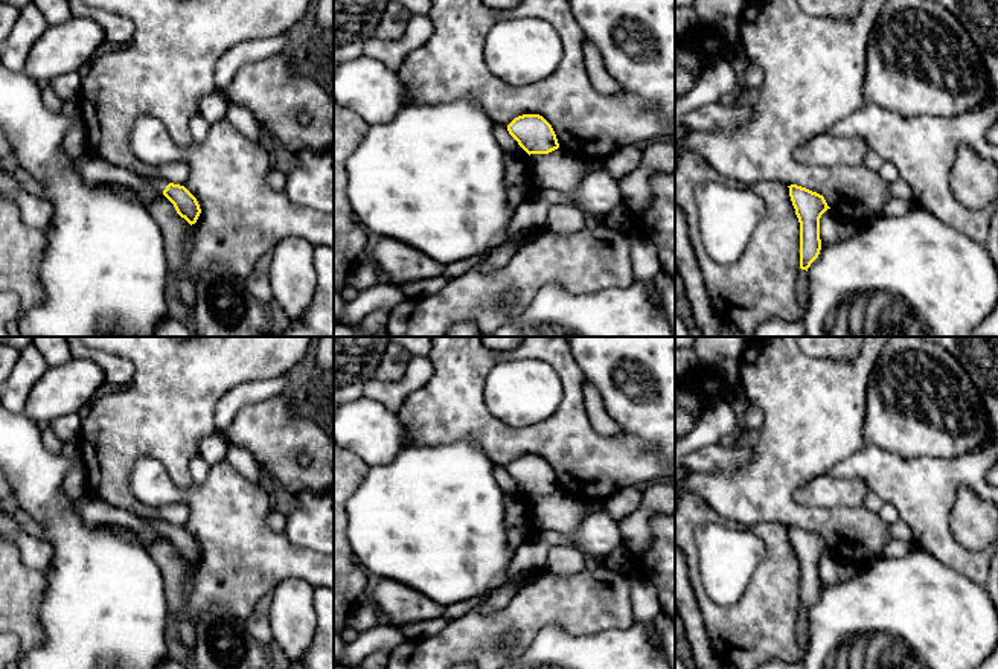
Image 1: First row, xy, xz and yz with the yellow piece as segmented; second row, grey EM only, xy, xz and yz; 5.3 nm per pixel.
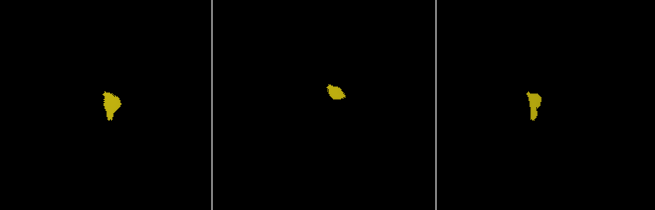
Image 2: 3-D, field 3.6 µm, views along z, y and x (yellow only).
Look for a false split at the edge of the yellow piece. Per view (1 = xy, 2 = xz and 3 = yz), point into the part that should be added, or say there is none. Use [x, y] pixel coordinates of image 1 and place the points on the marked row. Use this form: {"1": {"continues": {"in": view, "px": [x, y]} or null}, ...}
{"1": {"continues": {"in": "xy", "px": [157, 183]}}, "2": {"continues": null}, "3": {"continues": {"in": "yz", "px": [802, 281]}}}

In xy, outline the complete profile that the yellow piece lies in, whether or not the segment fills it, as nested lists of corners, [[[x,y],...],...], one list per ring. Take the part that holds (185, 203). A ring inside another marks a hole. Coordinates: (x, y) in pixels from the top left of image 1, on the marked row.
[[[142,178],[151,186],[160,189],[163,195],[174,204],[177,213],[184,218],[190,226],[197,222],[201,209],[197,198],[180,184],[168,183],[158,178]]]

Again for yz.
[[[797,184],[788,187],[800,222],[800,268],[795,294],[803,312],[808,308],[808,268],[818,258],[821,250],[820,218],[830,207],[824,197],[817,192]]]

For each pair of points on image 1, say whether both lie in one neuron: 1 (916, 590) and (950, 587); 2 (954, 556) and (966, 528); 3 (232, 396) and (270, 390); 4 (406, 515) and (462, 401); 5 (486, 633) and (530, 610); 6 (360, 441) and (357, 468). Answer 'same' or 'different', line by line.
1: same
2: different
3: same
4: different
5: same
6: different

